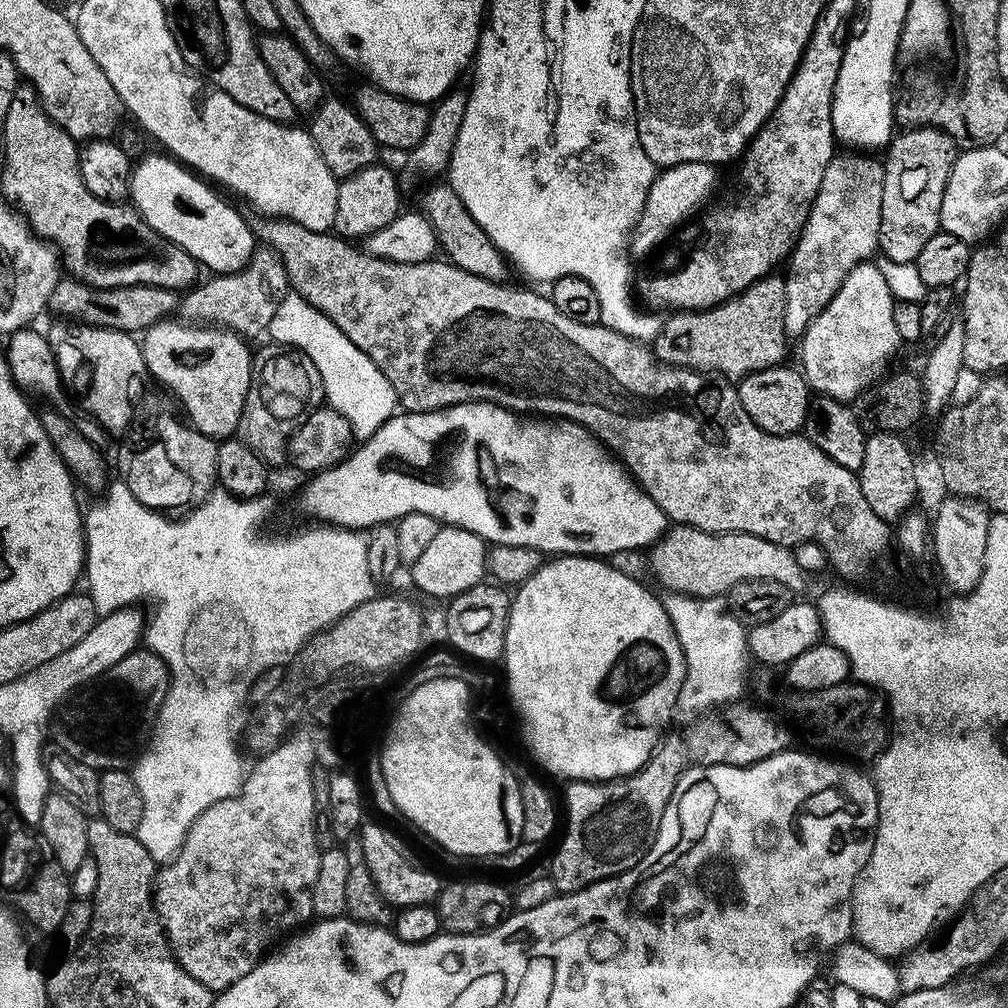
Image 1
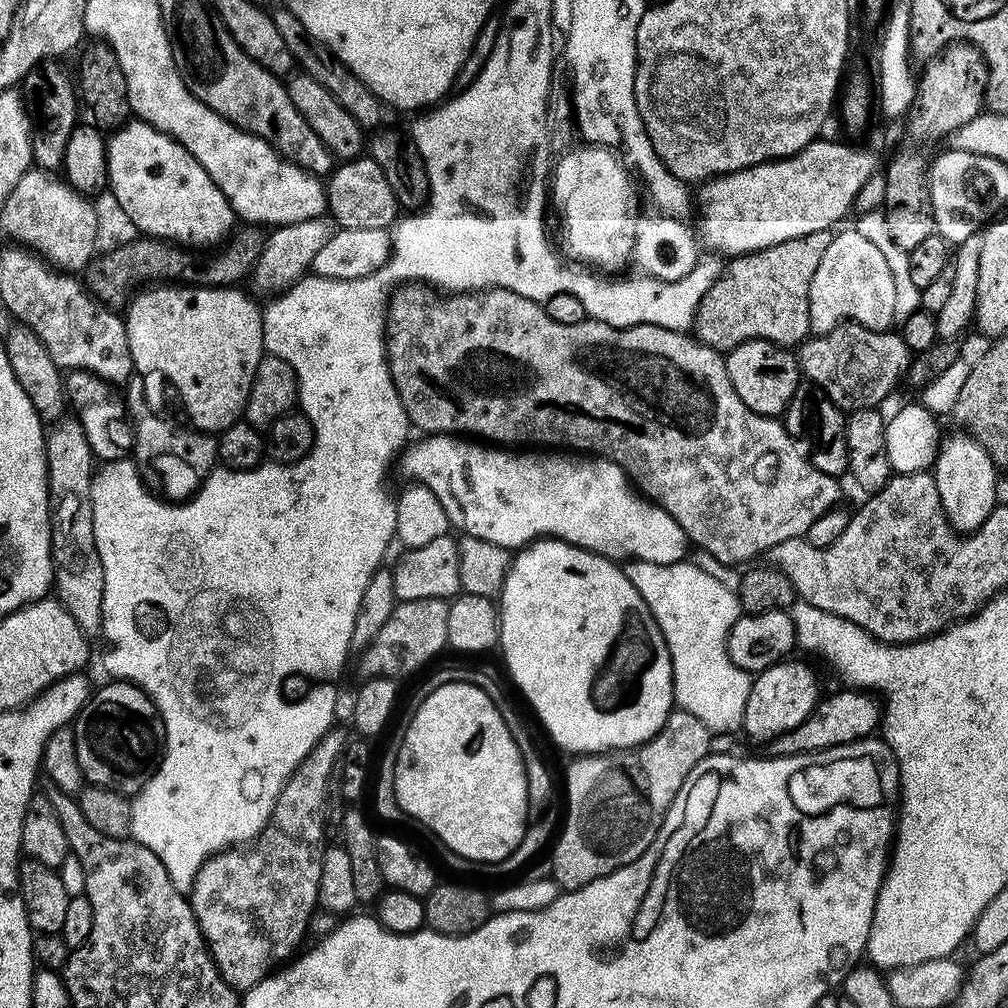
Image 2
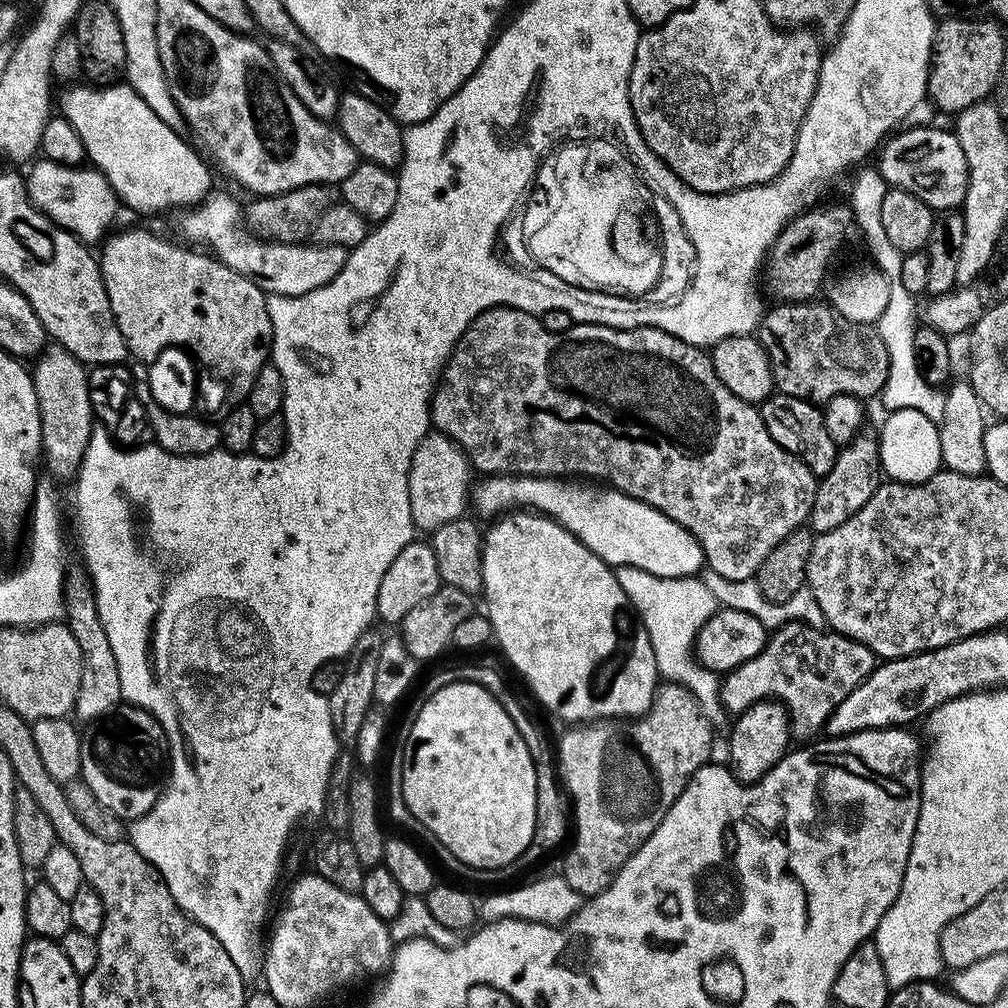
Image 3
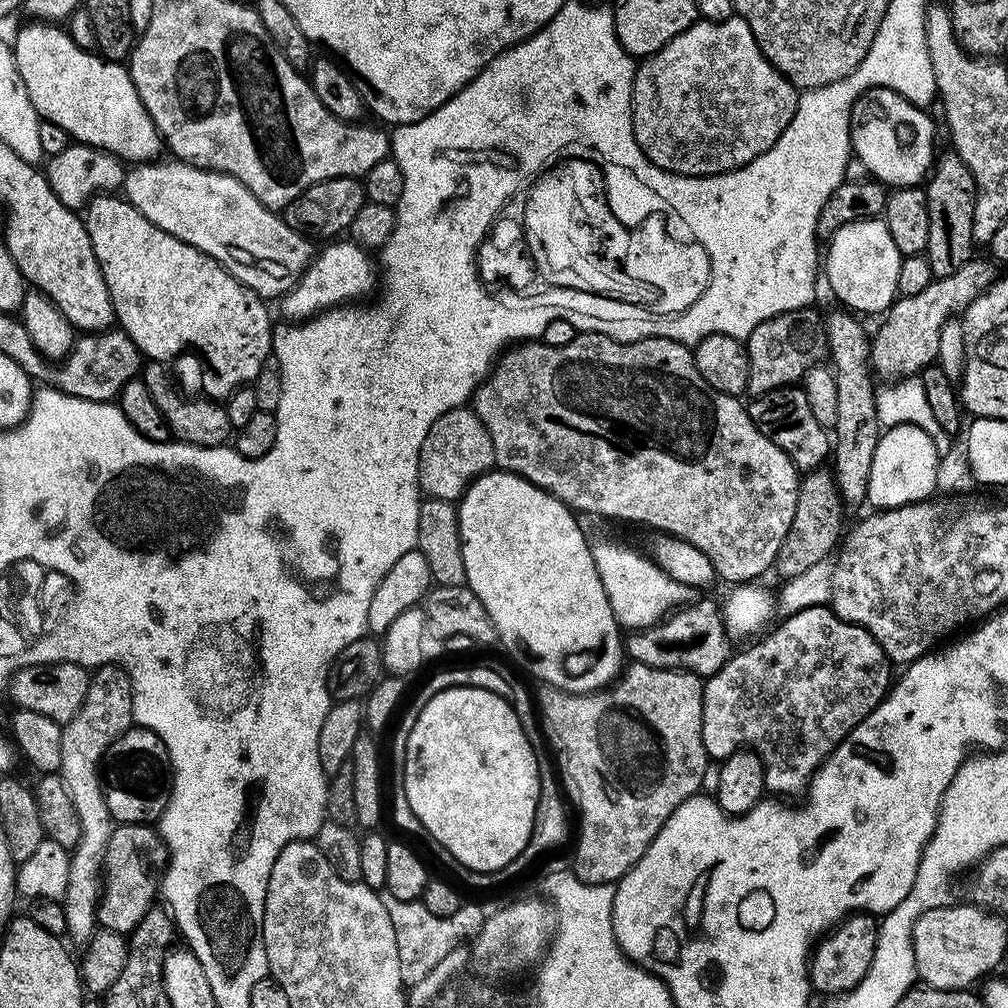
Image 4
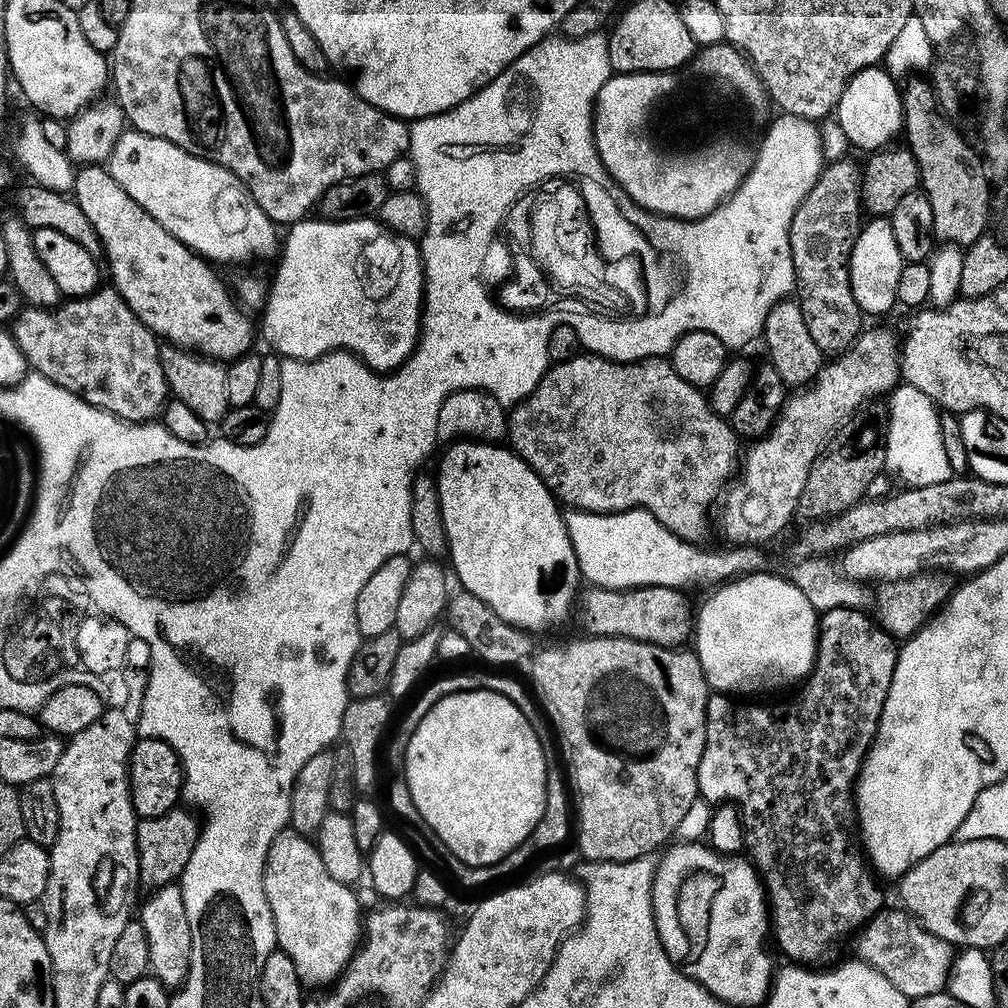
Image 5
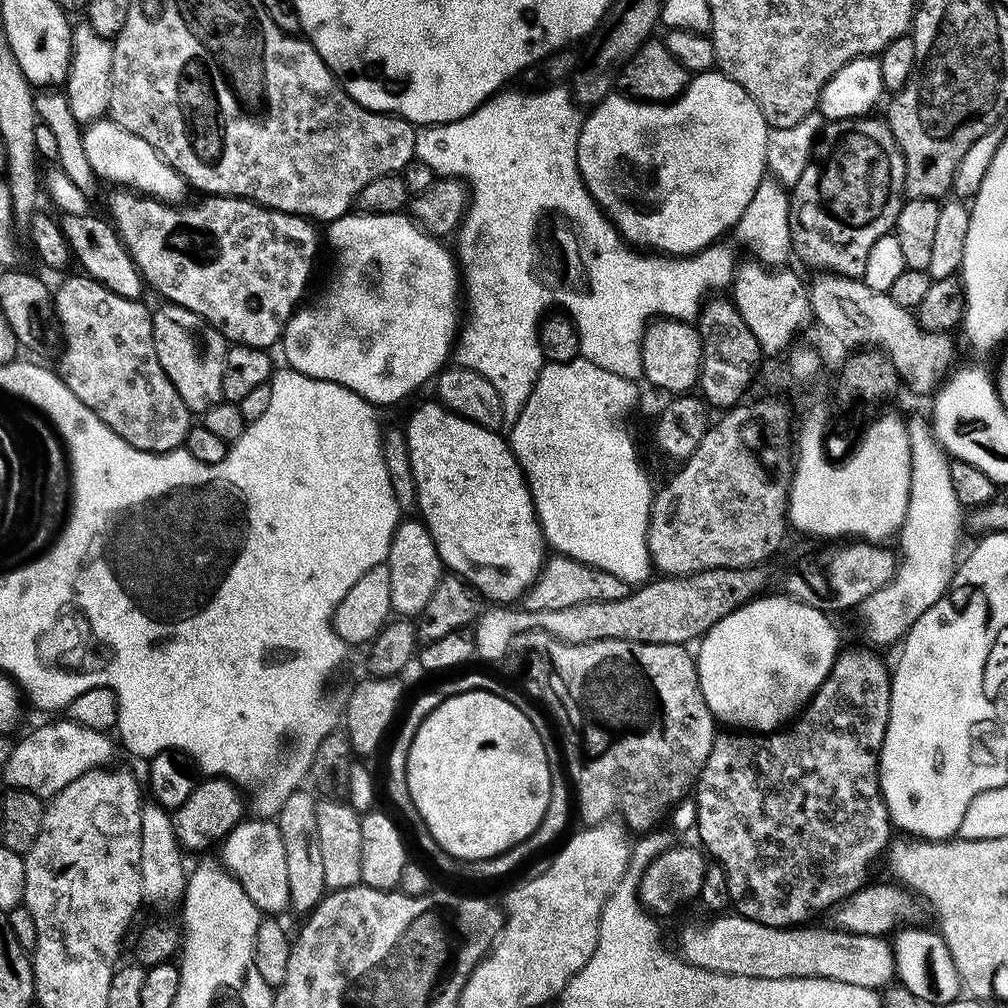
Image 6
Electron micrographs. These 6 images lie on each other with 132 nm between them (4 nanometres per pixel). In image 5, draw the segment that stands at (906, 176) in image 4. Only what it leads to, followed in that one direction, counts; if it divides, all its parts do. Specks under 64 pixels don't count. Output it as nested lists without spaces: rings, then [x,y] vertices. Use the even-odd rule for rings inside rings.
[[[880,66],[862,69],[847,84],[834,109],[834,118],[842,126],[849,143],[856,149],[873,152],[887,147],[903,129],[903,95],[895,77]]]

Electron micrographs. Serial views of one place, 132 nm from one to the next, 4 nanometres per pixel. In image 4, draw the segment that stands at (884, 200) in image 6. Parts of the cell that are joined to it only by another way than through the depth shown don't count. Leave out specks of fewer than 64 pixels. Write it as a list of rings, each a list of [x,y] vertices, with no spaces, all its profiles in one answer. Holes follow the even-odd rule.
[[[836,306],[829,316],[823,317],[826,352],[830,360],[832,356],[830,367],[838,382],[838,418],[834,425],[834,447],[830,452],[830,464],[834,469],[836,485],[840,487],[841,501],[848,506],[863,505],[867,501],[870,466],[882,433],[876,413],[878,388],[877,385],[872,385],[874,376],[870,371],[870,332],[855,319],[857,317],[851,311],[840,306]]]

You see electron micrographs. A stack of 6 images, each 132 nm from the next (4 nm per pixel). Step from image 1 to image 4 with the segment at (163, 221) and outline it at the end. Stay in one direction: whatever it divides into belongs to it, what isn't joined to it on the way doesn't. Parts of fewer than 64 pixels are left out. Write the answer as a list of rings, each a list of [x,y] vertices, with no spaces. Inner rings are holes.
[[[28,22],[16,36],[14,51],[18,73],[41,120],[62,126],[62,130],[66,130],[73,141],[100,148],[125,162],[152,162],[161,155],[160,131],[154,126],[146,106],[142,106],[132,73],[123,63],[105,60],[95,51],[78,47],[63,27],[52,22]]]

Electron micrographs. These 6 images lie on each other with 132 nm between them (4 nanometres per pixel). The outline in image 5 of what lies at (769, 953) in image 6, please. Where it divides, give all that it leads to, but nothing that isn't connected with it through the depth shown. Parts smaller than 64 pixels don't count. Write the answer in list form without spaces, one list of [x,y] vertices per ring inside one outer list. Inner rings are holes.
[[[895,907],[880,911],[859,929],[859,959],[890,978],[890,982],[894,982],[894,986],[898,986],[898,990],[902,990],[906,997],[915,998],[945,991],[954,959],[953,945],[927,932],[920,921],[904,911],[903,907]]]

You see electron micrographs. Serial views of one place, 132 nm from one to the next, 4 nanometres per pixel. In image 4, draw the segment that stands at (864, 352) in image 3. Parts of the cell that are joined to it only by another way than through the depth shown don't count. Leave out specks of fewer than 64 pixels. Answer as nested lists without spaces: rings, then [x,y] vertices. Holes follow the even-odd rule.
[[[815,307],[799,308],[790,310],[786,314],[778,314],[758,326],[746,338],[748,349],[748,390],[747,395],[755,398],[764,392],[769,392],[781,386],[792,386],[803,381],[804,375],[814,362],[820,362],[826,356],[826,337],[824,334],[824,322],[821,313],[815,312]]]

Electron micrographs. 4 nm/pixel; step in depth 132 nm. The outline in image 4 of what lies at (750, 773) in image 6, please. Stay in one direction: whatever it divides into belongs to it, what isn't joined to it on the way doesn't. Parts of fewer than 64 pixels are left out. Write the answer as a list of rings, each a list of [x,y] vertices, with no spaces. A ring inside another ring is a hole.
[[[819,604],[810,606],[806,610],[789,612],[783,617],[784,621],[773,630],[769,636],[761,635],[749,648],[744,648],[729,656],[728,660],[716,673],[704,680],[704,693],[702,694],[702,746],[706,746],[706,754],[716,762],[724,760],[727,756],[741,751],[745,746],[755,751],[764,763],[764,786],[769,793],[775,794],[780,798],[799,797],[807,793],[808,783],[812,780],[812,775],[816,769],[823,764],[824,759],[832,753],[842,743],[854,729],[861,724],[871,712],[879,706],[888,695],[890,685],[894,680],[893,665],[888,656],[882,650],[882,646],[873,638],[862,626],[846,622],[838,618],[838,614],[833,612],[831,607]],[[853,914],[840,921],[815,945],[810,956],[810,979],[813,993],[839,998],[847,996],[866,978],[874,962],[880,926],[871,914]]]

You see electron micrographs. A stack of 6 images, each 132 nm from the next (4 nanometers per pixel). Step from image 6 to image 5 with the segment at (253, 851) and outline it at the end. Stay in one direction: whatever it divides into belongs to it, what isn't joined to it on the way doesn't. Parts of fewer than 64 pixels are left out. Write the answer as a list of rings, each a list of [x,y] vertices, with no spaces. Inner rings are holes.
[[[285,830],[274,838],[264,863],[264,893],[270,902],[276,946],[290,956],[300,983],[309,989],[335,984],[356,954],[362,939],[362,912],[360,916],[360,900],[352,891],[330,878],[309,837]]]

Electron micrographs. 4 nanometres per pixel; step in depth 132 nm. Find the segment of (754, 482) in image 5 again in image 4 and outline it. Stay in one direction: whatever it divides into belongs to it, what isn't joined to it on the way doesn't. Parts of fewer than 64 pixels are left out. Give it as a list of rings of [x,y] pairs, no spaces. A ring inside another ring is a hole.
[[[973,258],[962,266],[962,270],[954,270],[954,274],[933,278],[930,286],[913,296],[900,296],[890,308],[888,308],[885,319],[880,324],[880,329],[874,332],[870,340],[870,364],[877,377],[885,376],[885,381],[896,382],[901,378],[912,378],[917,374],[923,373],[924,369],[929,367],[936,360],[938,354],[938,342],[942,338],[942,326],[953,319],[957,314],[963,313],[965,308],[974,302],[988,289],[991,284],[996,283],[998,279],[997,265],[991,259],[979,260]]]

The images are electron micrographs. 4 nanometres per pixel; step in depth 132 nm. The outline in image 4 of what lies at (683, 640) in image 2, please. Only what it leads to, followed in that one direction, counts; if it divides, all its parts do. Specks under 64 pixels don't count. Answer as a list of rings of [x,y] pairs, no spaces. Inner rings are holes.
[[[597,543],[592,549],[592,557],[598,566],[598,578],[602,578],[602,586],[606,590],[606,598],[610,598],[616,620],[625,629],[639,630],[659,624],[673,610],[697,599],[697,589],[670,578],[655,559],[648,557],[647,560],[632,548]]]

